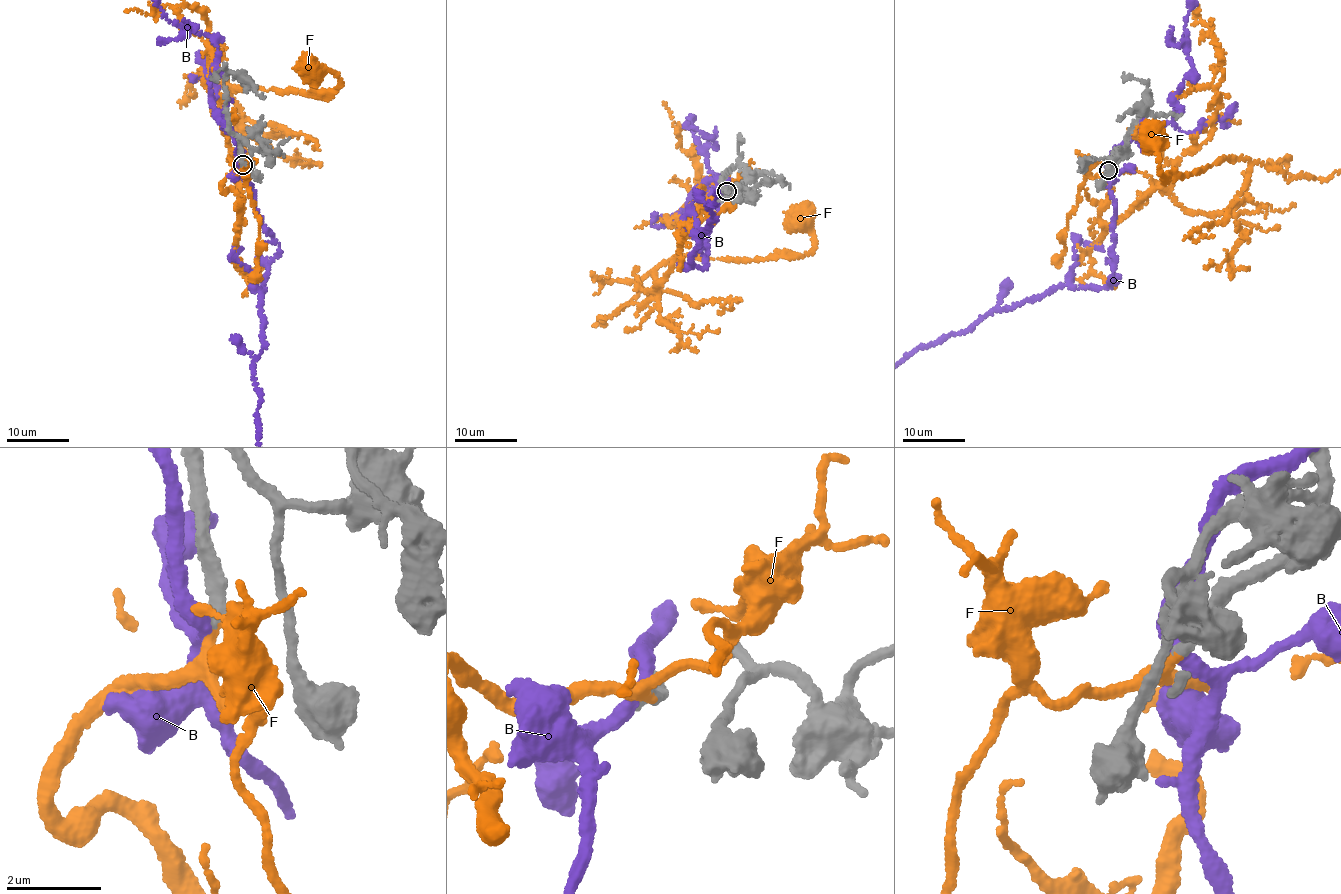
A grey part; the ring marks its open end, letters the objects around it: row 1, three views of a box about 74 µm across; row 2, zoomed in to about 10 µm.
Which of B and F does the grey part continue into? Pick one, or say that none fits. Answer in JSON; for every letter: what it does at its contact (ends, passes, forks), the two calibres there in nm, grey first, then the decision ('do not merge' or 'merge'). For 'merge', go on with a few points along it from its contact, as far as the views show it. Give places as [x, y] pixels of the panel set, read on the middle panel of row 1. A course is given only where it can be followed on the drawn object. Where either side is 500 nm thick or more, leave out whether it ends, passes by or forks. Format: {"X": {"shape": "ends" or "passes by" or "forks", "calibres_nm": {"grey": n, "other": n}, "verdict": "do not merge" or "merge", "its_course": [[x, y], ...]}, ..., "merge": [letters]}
{"B": {"shape": "passes by", "calibres_nm": {"grey": 300, "other": 300}, "verdict": "do not merge"}, "F": {"shape": "ends", "calibres_nm": {"grey": 300, "other": 240}, "verdict": "merge", "its_course": [[726, 192], [699, 189], [706, 208], [656, 288], [654, 272], [684, 255], [805, 254], [814, 245], [800, 215]]}, "merge": ["F"]}

